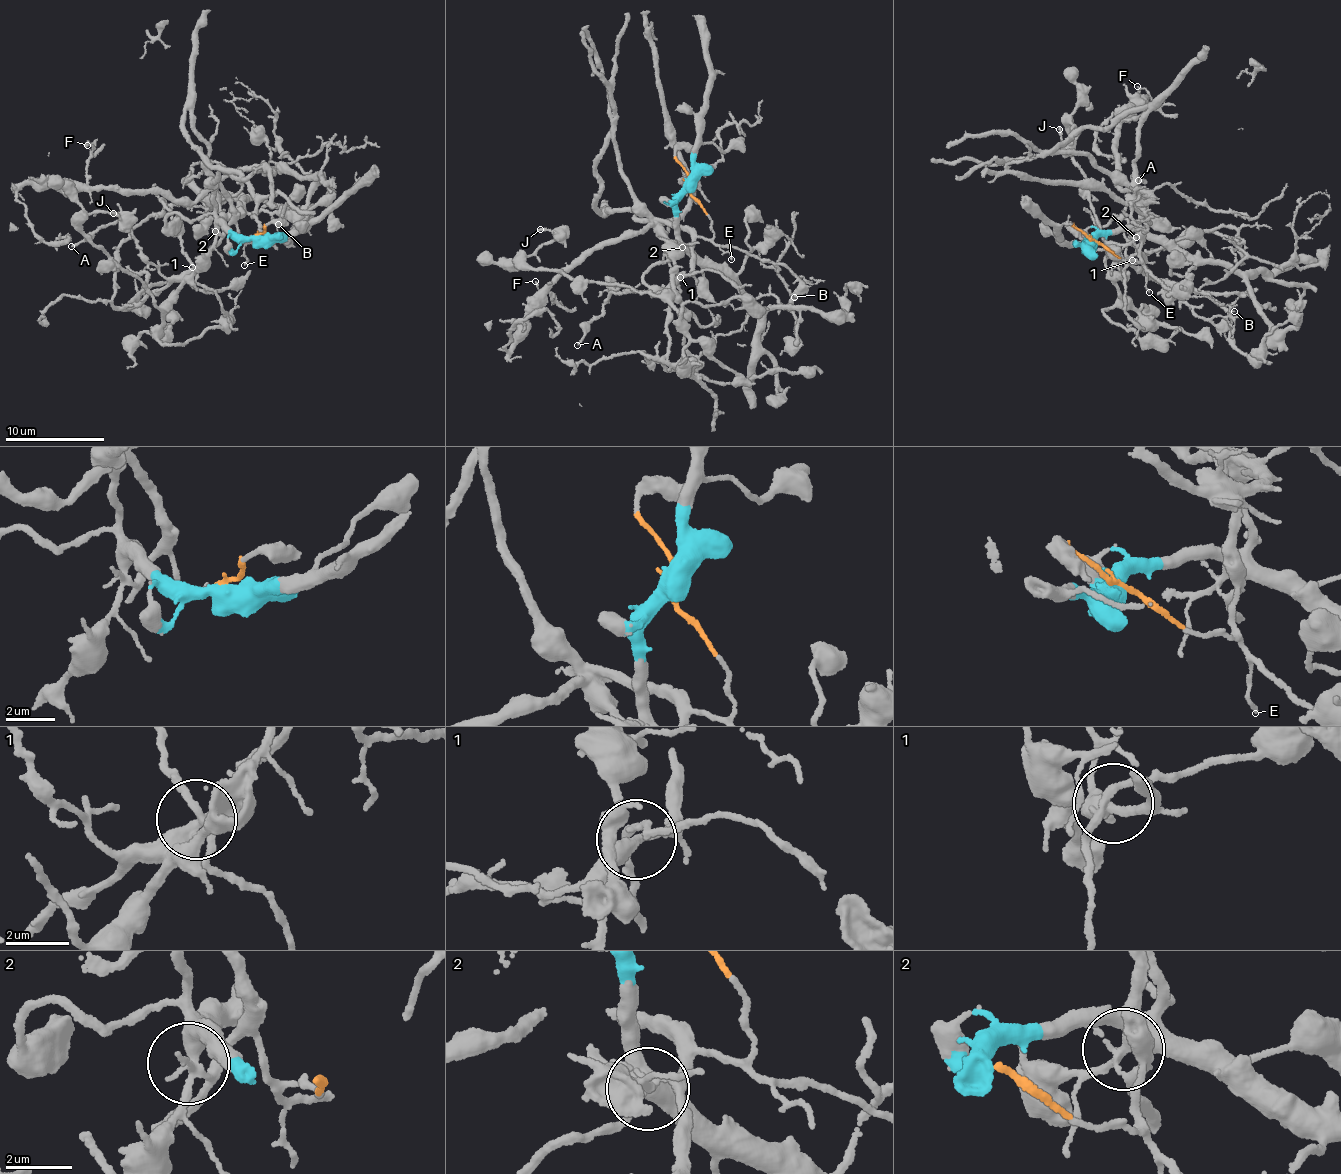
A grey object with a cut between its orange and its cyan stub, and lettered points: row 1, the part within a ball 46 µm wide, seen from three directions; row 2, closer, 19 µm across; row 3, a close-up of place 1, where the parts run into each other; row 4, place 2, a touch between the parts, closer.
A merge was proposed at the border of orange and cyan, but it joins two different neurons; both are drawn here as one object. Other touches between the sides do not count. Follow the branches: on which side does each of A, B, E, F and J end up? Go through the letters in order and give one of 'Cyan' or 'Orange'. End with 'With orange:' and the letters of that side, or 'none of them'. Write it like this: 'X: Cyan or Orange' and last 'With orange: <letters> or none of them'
A: Orange
B: Orange
E: Orange
F: Cyan
J: Cyan
With orange: A, B, E

